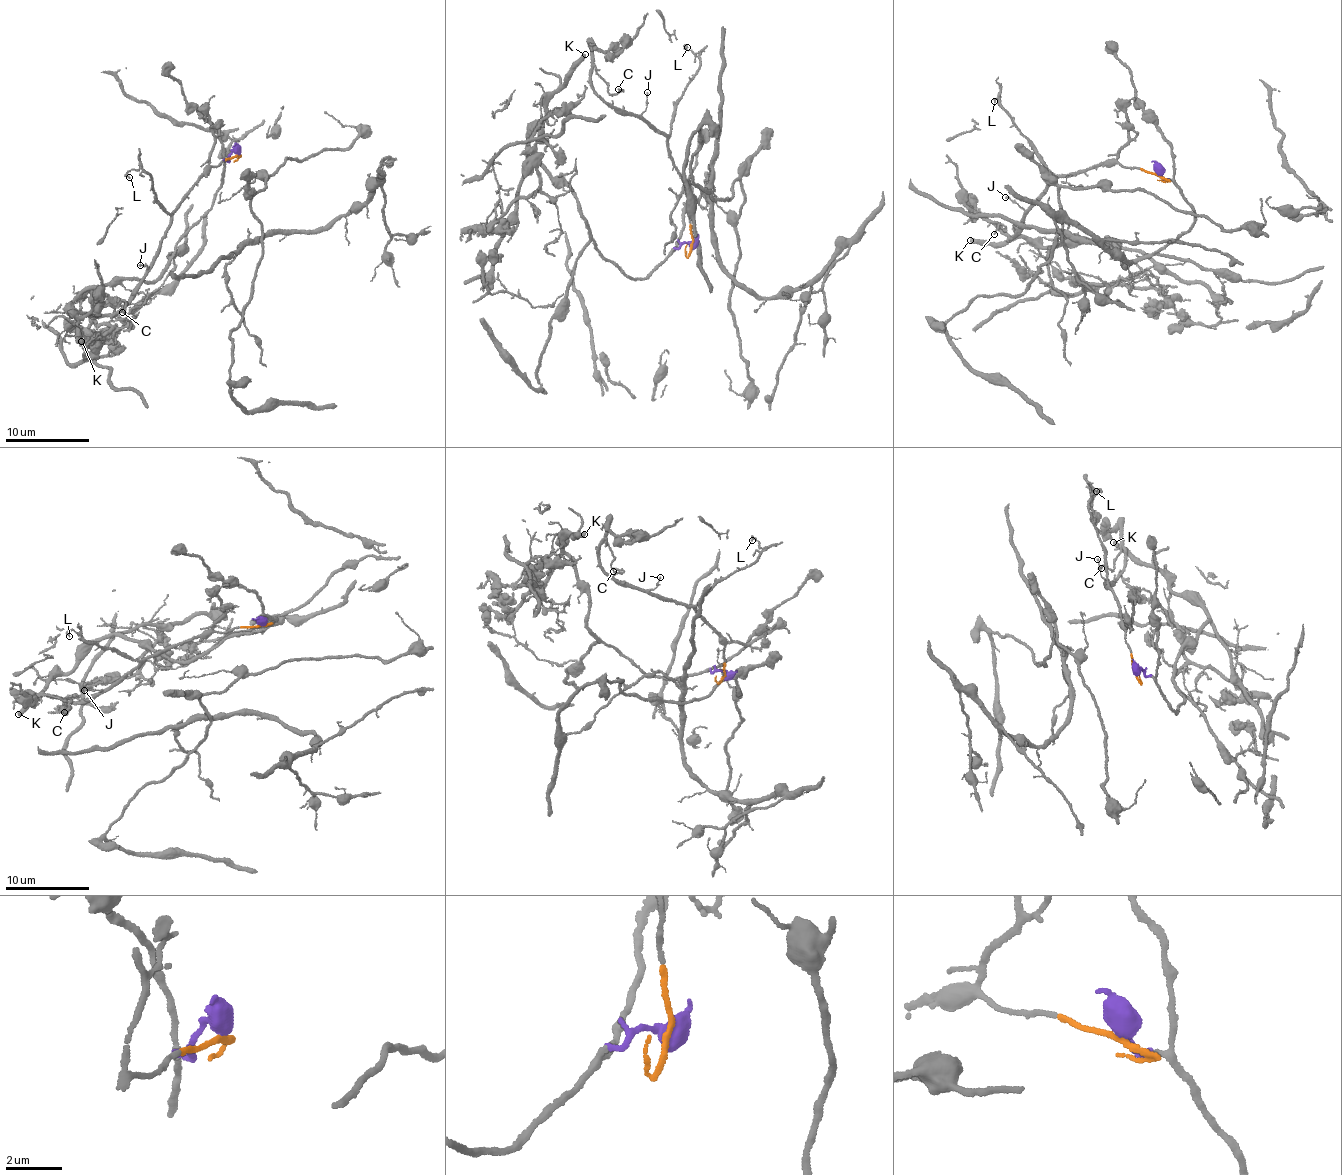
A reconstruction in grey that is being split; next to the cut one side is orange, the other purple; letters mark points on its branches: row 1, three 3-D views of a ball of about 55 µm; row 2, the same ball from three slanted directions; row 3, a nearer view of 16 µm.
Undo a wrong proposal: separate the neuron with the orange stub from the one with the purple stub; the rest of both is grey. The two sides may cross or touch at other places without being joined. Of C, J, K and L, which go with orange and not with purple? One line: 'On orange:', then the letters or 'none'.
On orange: C, J, L

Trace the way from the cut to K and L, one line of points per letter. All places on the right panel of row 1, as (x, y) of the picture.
K: (1158, 175), (1175, 183), (1193, 225), (1135, 260), (1124, 260), (1106, 236), (1049, 247), (1020, 237), (969, 239)
L: (1158, 175), (1104, 161), (1084, 170), (1054, 175), (1001, 108), (1000, 96), (995, 101)

